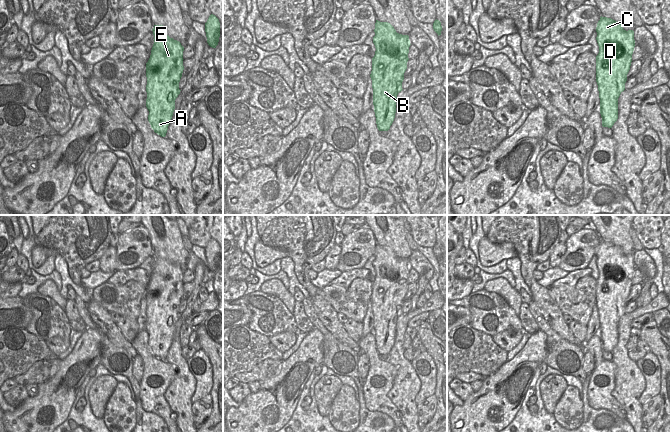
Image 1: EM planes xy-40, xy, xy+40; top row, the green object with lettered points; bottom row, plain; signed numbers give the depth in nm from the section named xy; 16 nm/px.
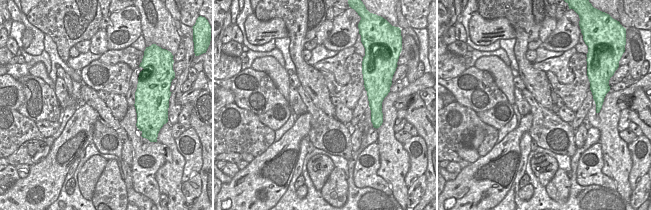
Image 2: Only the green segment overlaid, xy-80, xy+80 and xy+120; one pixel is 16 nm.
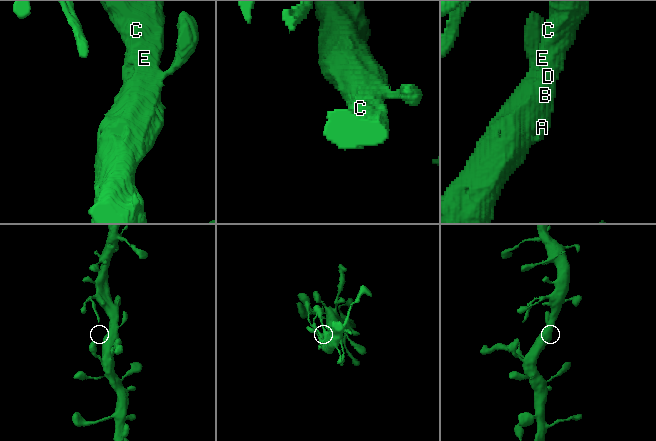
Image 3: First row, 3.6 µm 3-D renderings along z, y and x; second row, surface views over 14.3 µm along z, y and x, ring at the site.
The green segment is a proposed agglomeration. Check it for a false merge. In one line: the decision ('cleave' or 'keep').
keep

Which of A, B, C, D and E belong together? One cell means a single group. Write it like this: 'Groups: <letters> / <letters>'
Groups: A B C D E

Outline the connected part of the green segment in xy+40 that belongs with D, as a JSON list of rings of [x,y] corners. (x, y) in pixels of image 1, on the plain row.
[[[600,241],[596,251],[599,277],[596,280],[596,306],[600,322],[602,350],[612,352],[618,343],[618,322],[625,314],[627,298],[632,286],[635,271],[634,255],[624,254],[622,249],[607,241]]]

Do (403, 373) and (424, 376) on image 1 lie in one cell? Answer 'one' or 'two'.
two

